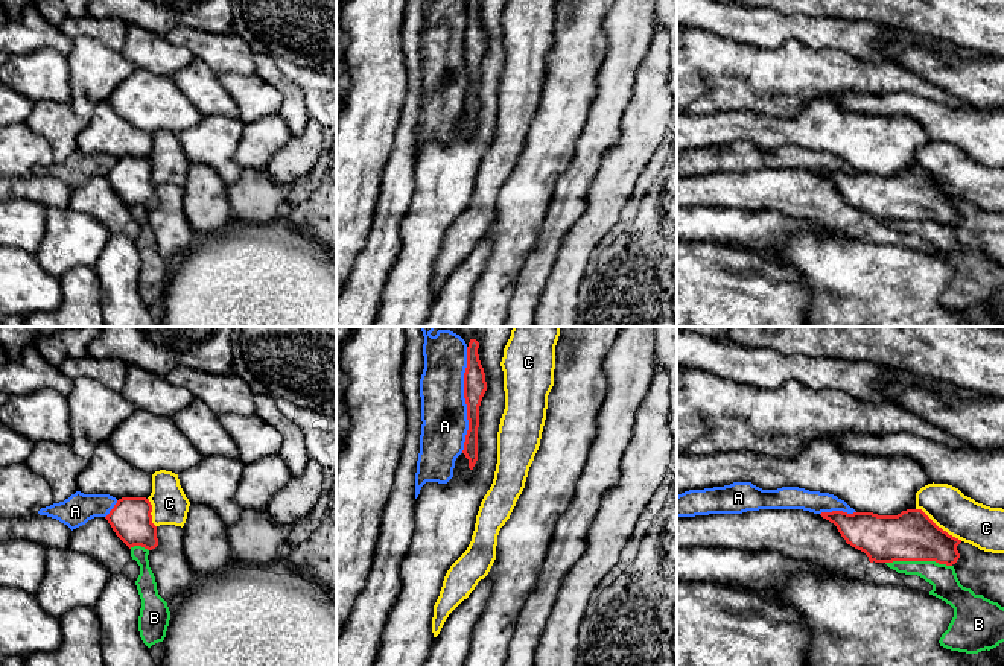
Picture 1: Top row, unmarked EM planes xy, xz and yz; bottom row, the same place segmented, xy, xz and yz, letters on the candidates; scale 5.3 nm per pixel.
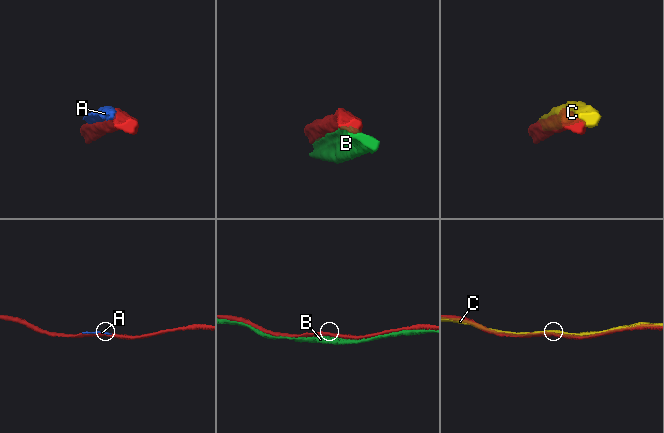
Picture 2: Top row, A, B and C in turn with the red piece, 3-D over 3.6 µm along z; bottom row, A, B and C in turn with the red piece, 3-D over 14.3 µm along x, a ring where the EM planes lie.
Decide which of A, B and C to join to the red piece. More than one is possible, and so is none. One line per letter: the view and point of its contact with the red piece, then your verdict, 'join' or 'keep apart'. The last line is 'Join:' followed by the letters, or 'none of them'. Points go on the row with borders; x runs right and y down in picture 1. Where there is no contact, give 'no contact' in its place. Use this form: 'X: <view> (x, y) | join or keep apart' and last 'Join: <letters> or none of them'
A: xz (466, 400) | keep apart
B: yz (919, 560) | keep apart
C: yz (937, 526) | keep apart
Join: none of them

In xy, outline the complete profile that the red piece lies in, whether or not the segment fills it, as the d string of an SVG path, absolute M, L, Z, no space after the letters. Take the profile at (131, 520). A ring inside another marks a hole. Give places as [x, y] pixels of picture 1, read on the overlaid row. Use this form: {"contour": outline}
{"contour": "M122 497L105 517L116 535L131 549L158 546L157 526L152 523L152 505L146 497Z"}

